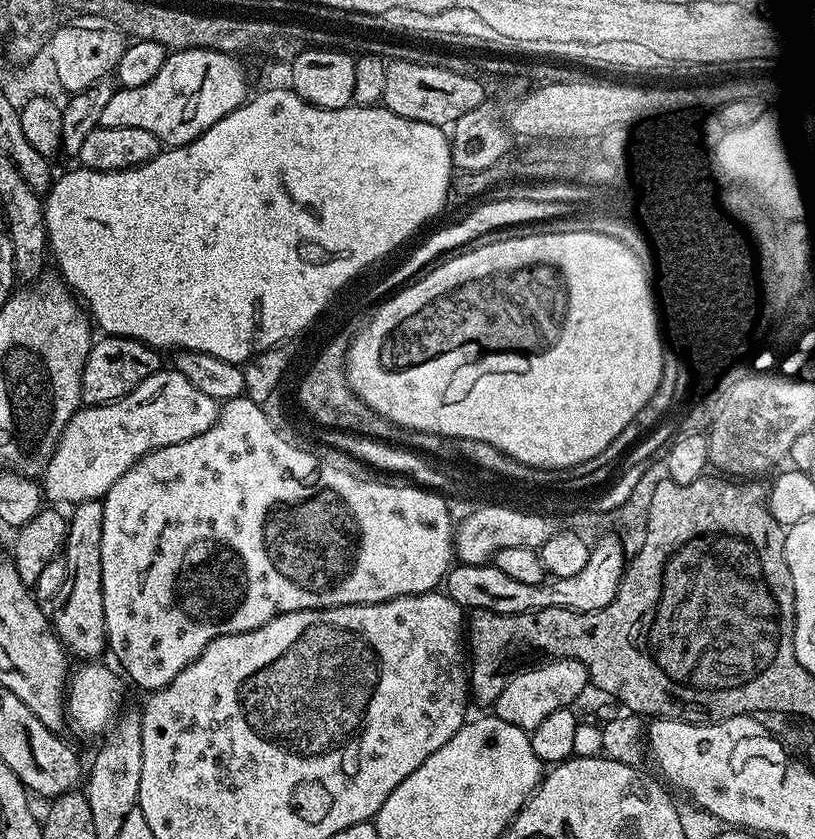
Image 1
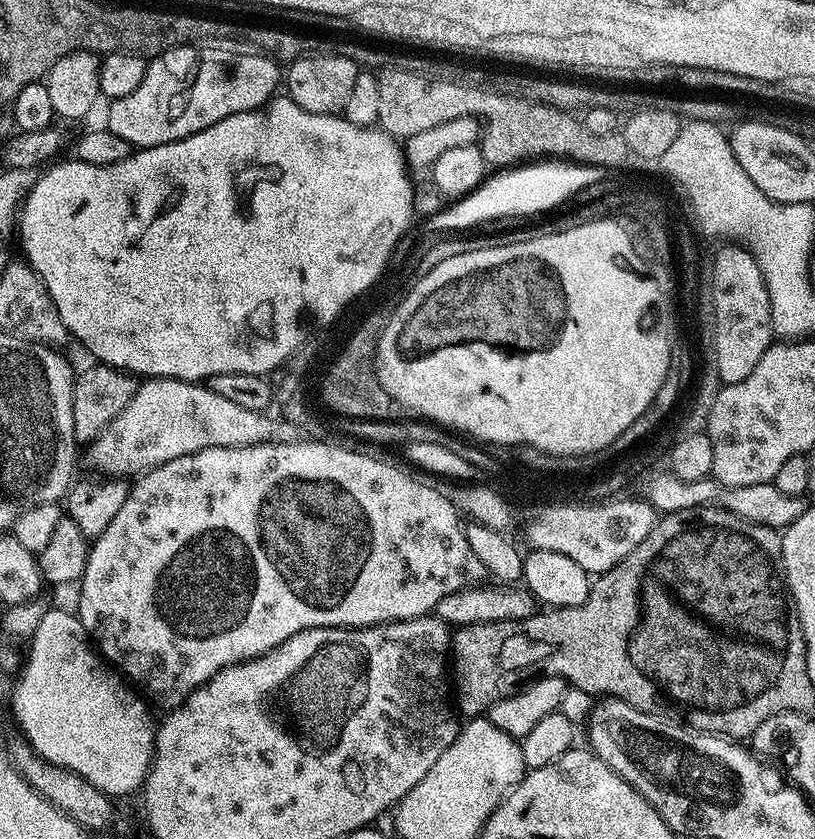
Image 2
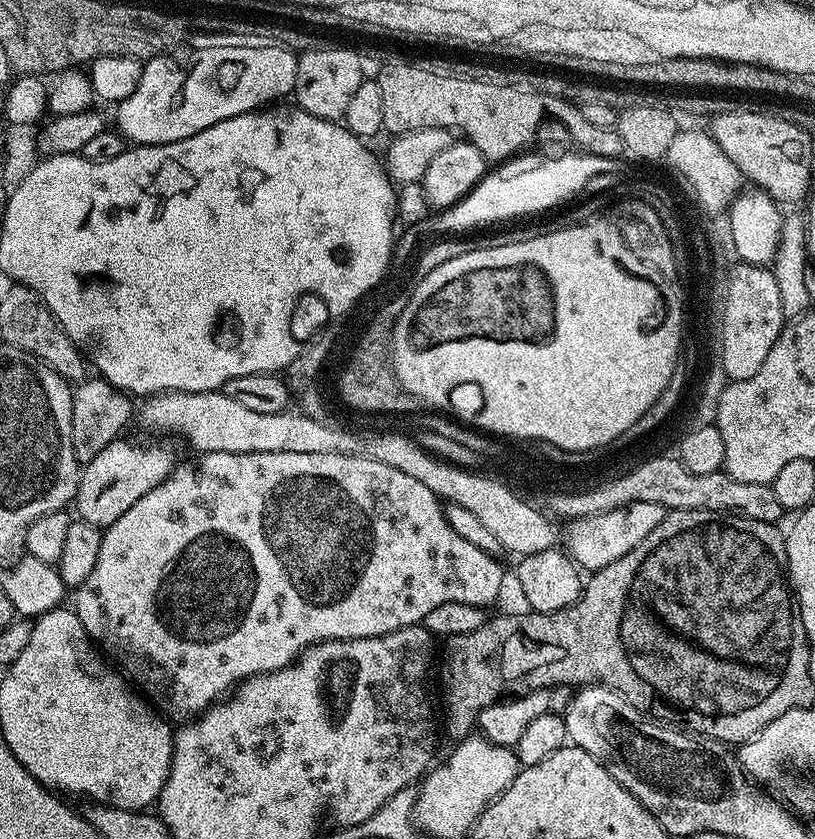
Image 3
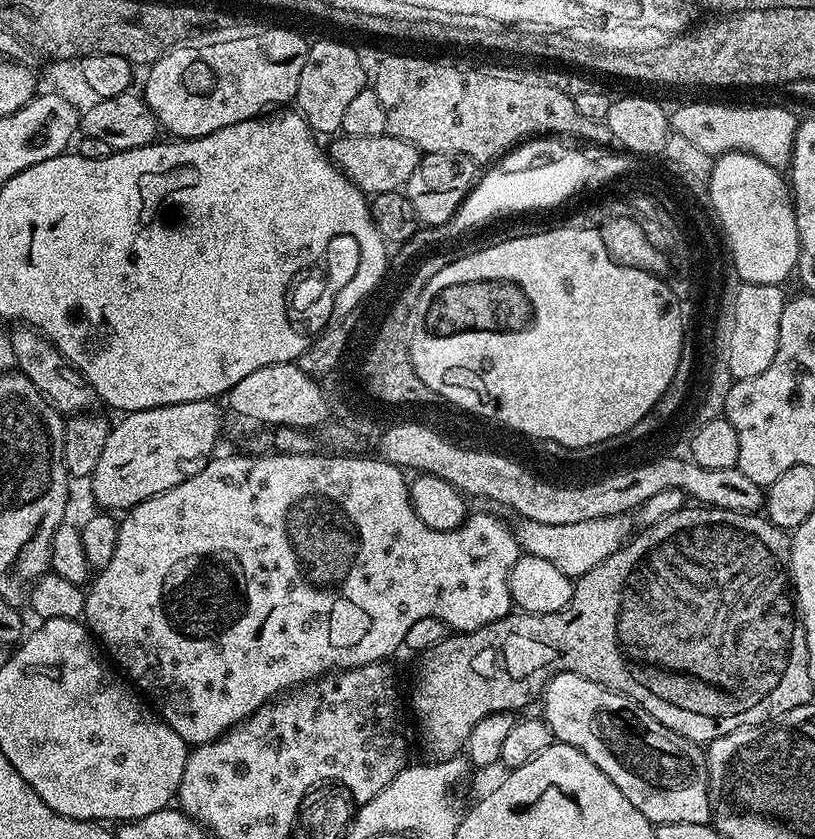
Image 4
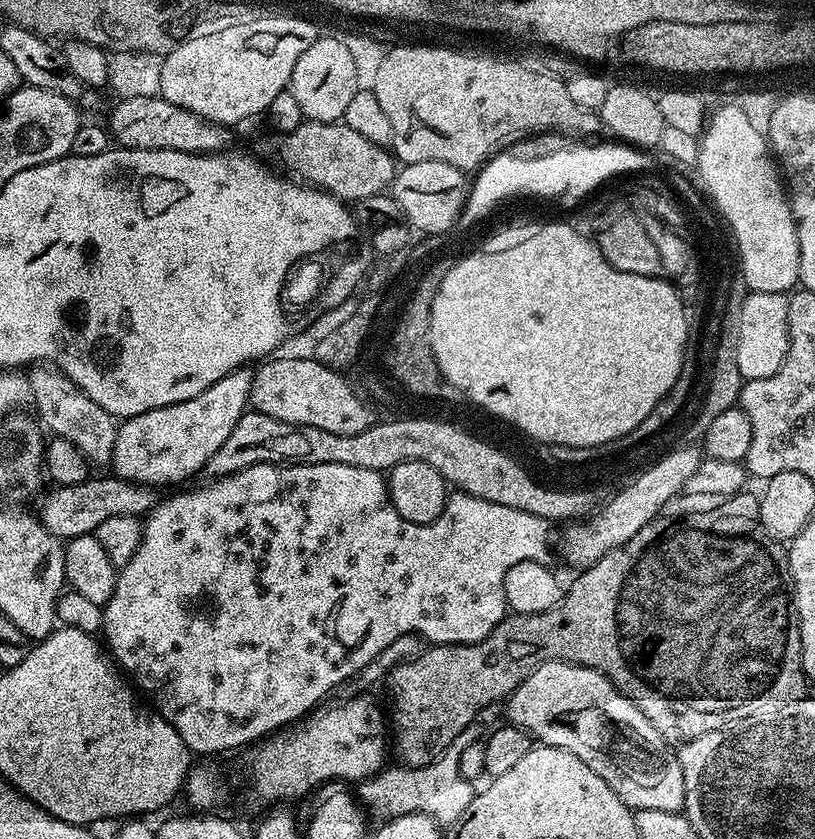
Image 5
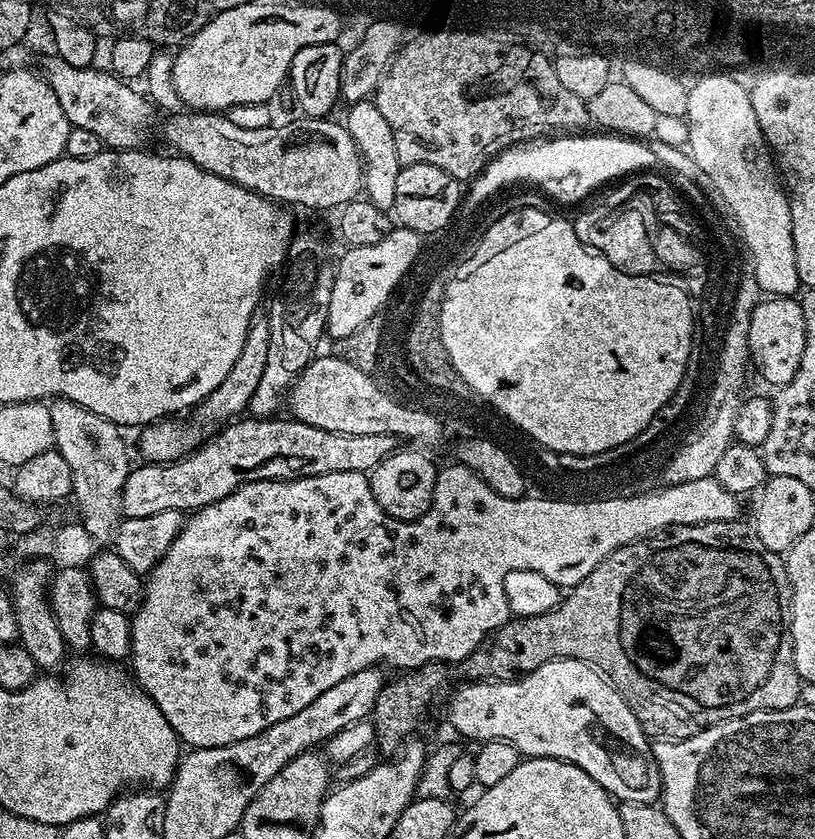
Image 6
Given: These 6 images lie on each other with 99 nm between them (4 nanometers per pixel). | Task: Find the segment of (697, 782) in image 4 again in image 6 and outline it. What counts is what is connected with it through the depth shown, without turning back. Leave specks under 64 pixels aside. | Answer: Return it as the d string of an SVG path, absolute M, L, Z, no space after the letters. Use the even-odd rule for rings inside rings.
M551 660L514 680L464 682L448 700L448 720L454 731L475 742L505 740L519 750L521 757L548 756L576 764L617 801L655 805L661 799L660 763L656 761L653 741L615 684L584 660Z

